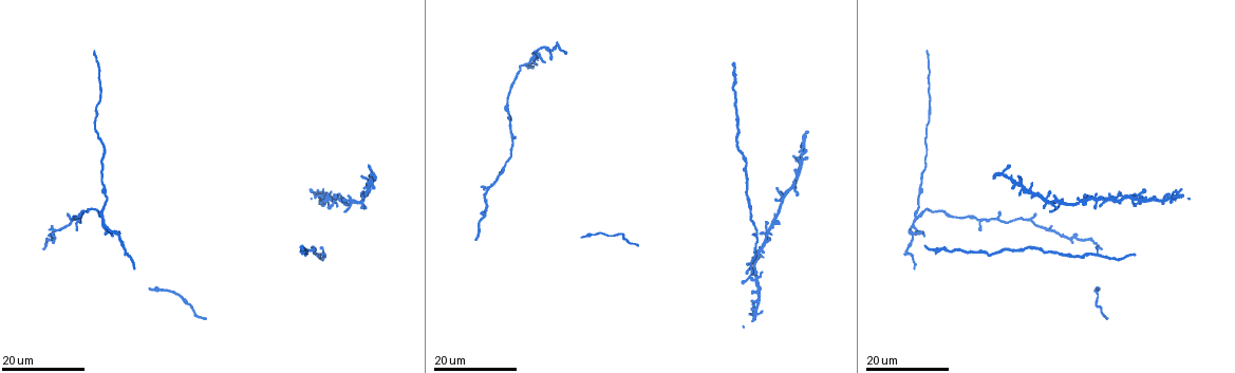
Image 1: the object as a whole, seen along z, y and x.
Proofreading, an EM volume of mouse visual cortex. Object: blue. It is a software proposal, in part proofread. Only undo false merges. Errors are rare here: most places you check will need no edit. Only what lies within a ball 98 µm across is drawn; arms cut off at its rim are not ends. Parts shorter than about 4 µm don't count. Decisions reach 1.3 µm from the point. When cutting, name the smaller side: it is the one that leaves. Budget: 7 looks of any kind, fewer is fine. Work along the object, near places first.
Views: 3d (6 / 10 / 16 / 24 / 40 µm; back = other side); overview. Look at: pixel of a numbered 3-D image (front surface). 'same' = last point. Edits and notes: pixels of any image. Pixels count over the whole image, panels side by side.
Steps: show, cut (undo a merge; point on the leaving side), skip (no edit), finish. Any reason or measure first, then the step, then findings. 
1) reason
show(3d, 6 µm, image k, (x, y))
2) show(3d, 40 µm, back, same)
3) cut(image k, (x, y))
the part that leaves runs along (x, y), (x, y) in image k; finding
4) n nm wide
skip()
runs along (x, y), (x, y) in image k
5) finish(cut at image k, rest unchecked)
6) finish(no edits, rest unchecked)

sudden change in width
show(3d, 16 µm, image 1, (623, 235))

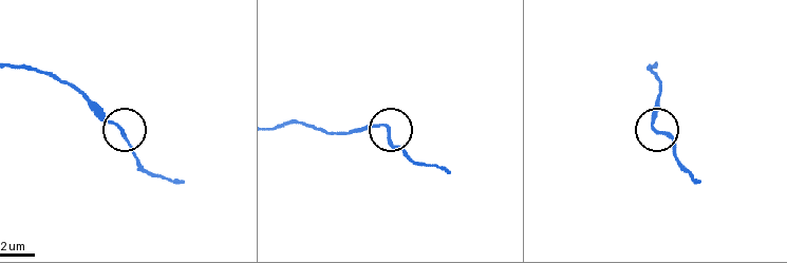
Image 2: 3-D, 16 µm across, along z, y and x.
show(3d, 10 µm, image 2, (381, 124))

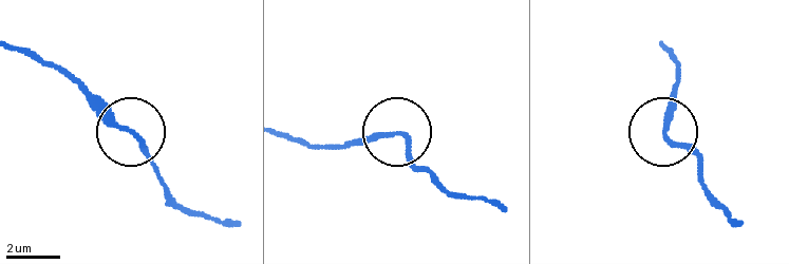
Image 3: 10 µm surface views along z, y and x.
zoom in
show(3d, 6 µm, image 3, (665, 132))

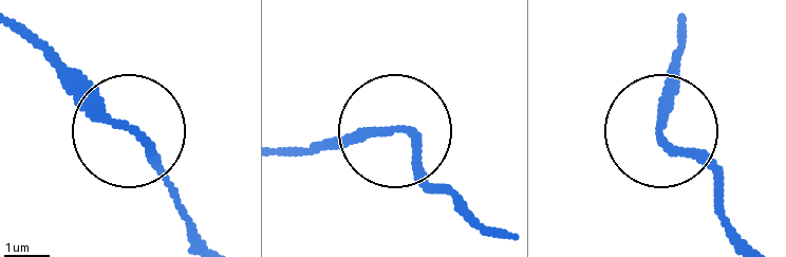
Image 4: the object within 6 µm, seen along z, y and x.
skip()
continuous, no second neuron

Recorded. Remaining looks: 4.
calibre changes
show(3d, 24 µm, image 1, (482, 216))

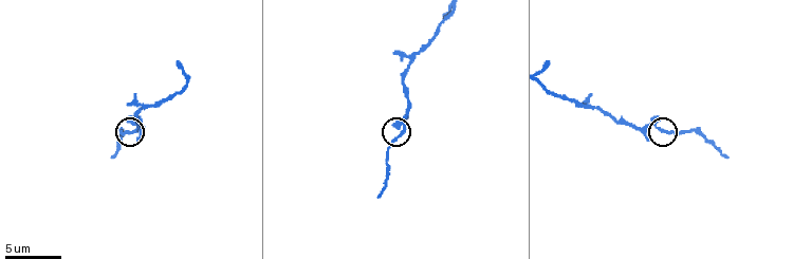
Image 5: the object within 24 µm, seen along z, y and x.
show(3d, 6 µm, image 5, (403, 130))

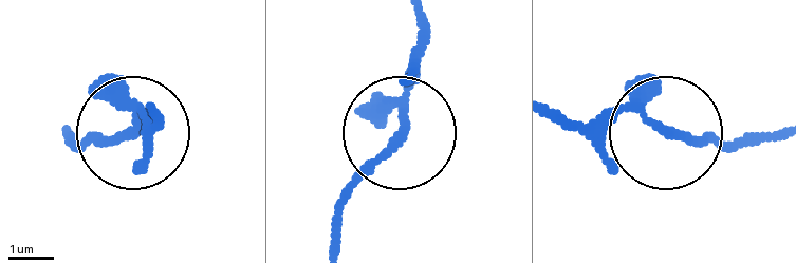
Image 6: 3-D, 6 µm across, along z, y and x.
3 arms
skip()
runs along (555, 111), (600, 118), (634, 107), (680, 130), (756, 142) in image 6; all the same neuron

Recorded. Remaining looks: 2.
thin neck
show(3d, 10 µm, image 5, (408, 68))

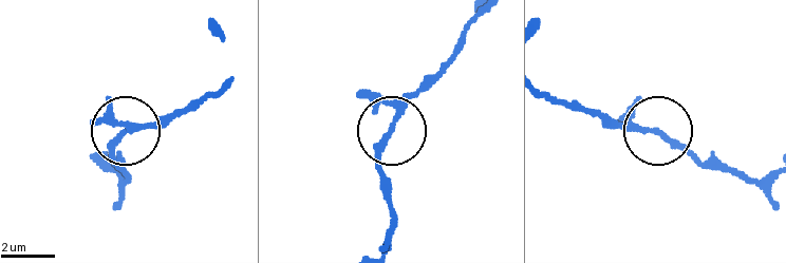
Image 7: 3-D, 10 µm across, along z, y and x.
show(3d, 6 µm, image 7, (124, 133))

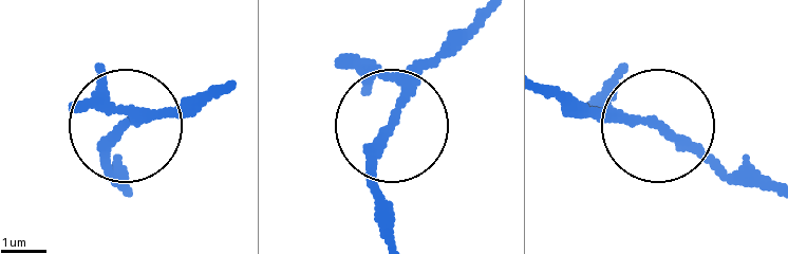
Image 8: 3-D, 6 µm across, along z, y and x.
skip()
runs along (491, 12), (385, 137), (377, 213) in image 8; continuous, no second neuron

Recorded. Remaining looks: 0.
finish(no edits, rest unchecked)

